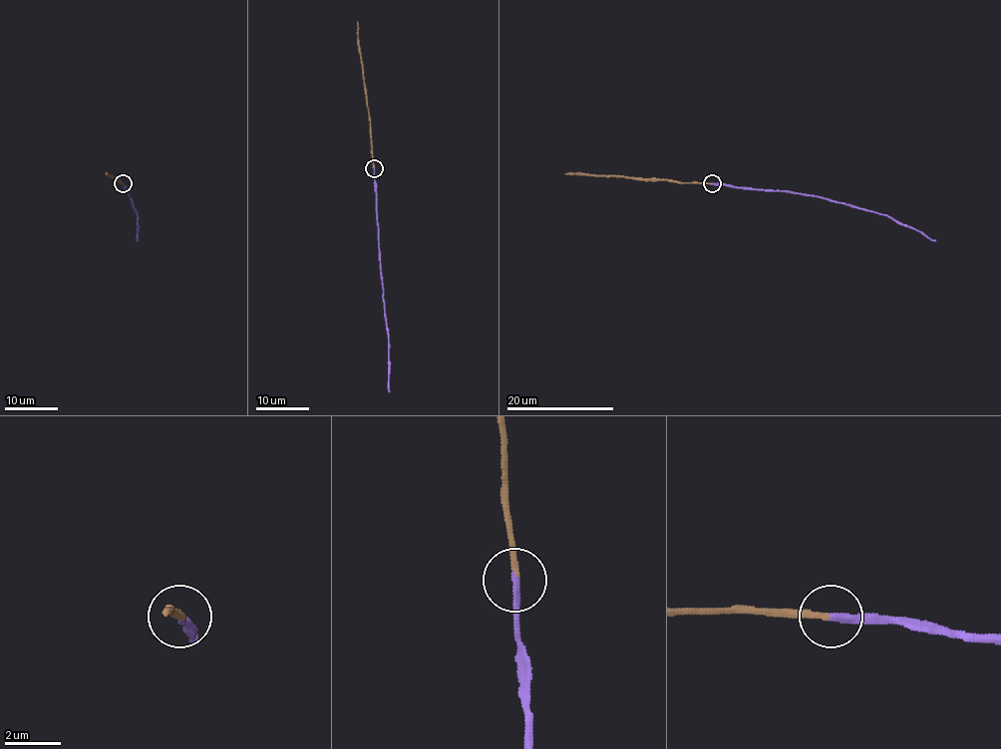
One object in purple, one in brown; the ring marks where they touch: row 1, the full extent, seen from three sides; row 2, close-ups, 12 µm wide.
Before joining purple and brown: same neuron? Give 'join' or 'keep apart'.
join

